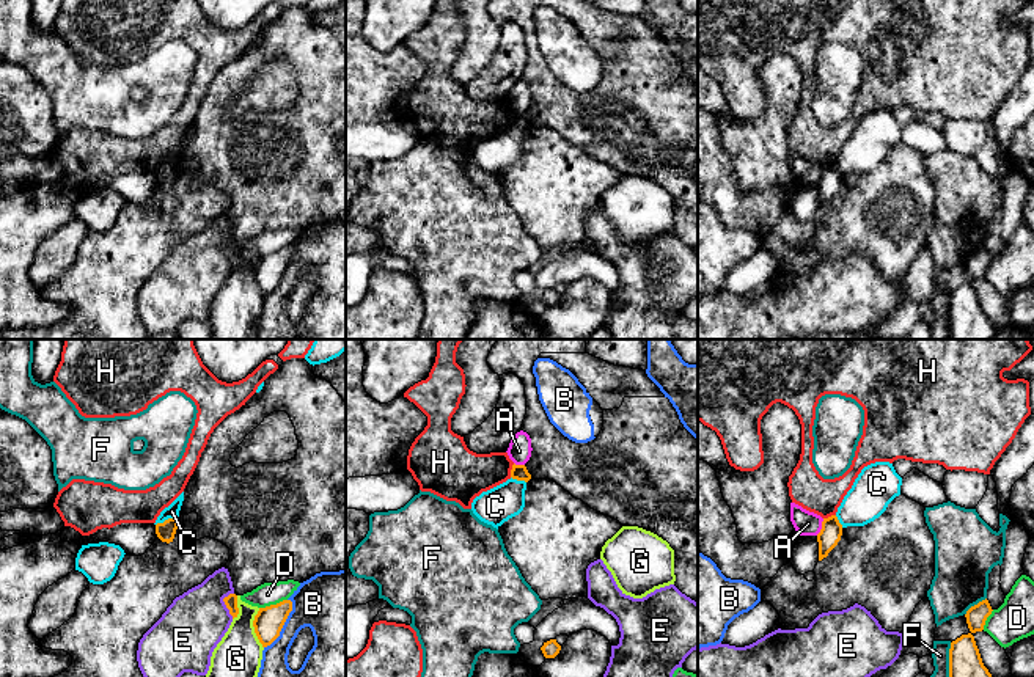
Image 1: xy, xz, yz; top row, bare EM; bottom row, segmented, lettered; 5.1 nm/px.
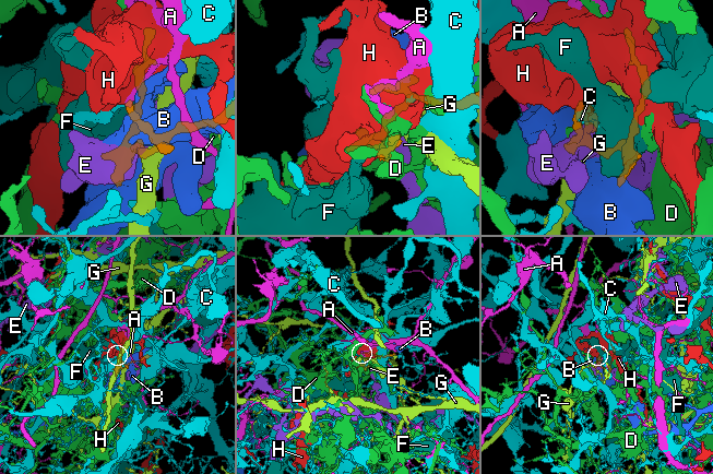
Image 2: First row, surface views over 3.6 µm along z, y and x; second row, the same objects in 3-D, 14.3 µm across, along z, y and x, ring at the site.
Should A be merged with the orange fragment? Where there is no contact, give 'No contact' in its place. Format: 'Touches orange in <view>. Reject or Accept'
Touches orange in yz. Reject

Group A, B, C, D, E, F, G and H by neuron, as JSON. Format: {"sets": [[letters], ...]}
{"sets": [["A"], ["B"], ["C"], ["D"], ["E"], ["F"], ["G"], ["H"]]}

